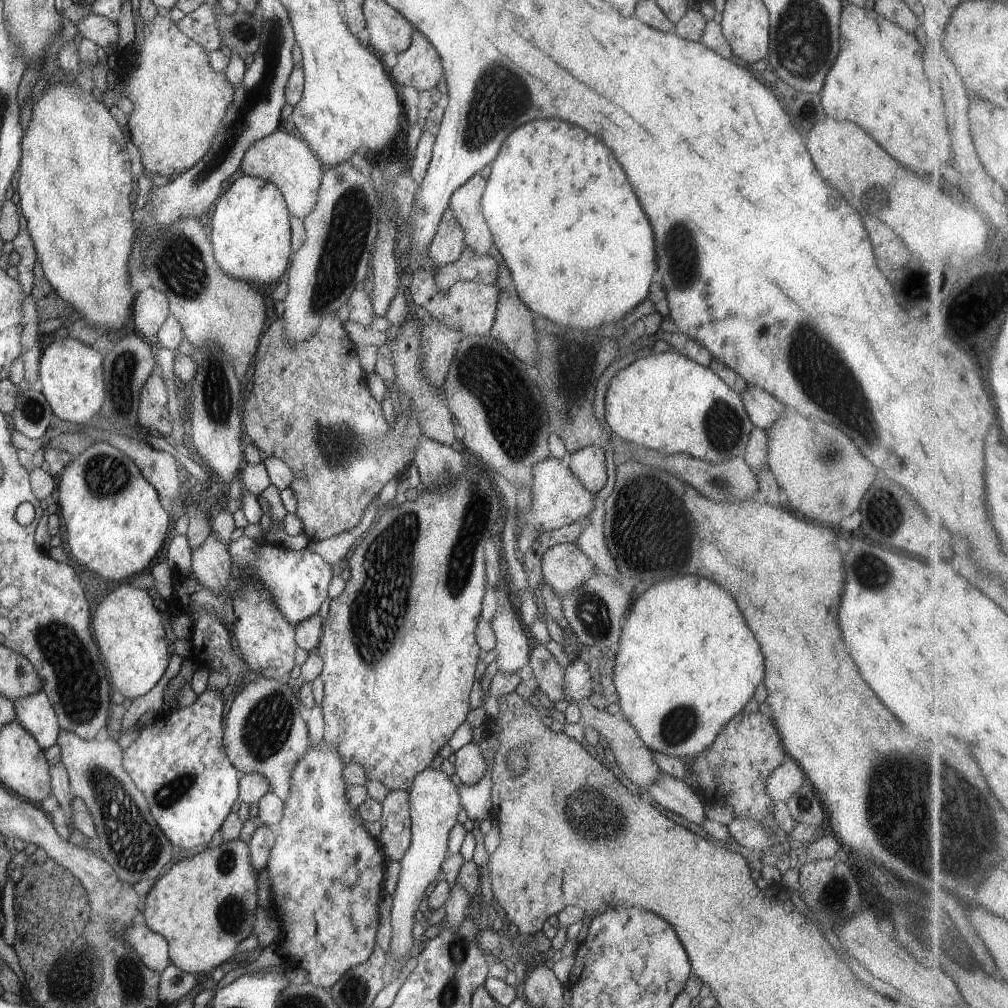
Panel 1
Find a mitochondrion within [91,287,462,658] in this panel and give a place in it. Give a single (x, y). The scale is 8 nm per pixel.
(216, 396)

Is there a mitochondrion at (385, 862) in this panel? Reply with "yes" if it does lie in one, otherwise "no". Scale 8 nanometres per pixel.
no

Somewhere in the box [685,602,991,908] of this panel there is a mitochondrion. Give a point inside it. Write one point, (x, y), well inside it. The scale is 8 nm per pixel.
(906, 802)

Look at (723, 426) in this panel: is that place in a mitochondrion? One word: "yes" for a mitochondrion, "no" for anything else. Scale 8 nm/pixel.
yes

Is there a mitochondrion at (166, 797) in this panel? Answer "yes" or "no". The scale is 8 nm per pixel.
yes

